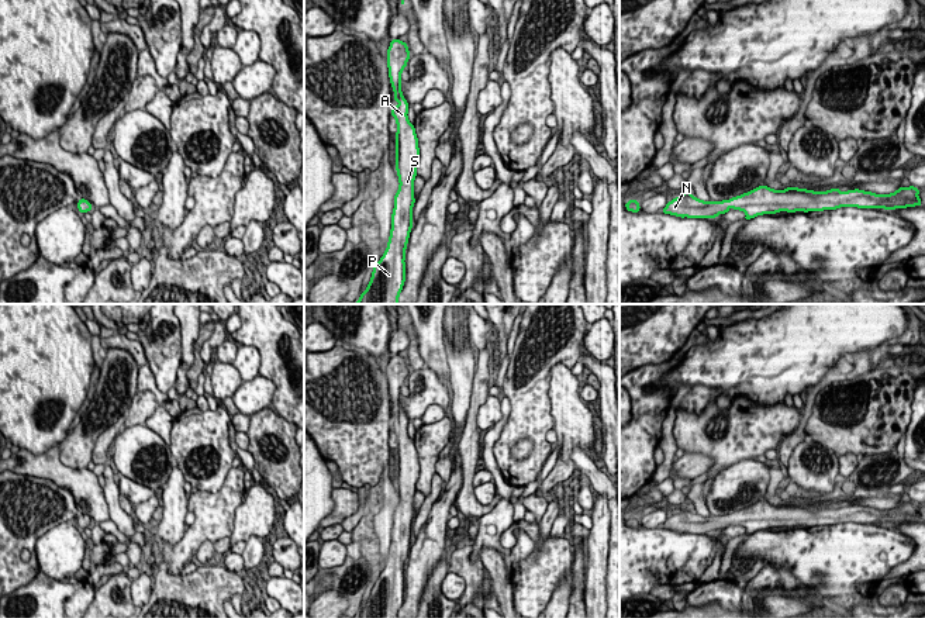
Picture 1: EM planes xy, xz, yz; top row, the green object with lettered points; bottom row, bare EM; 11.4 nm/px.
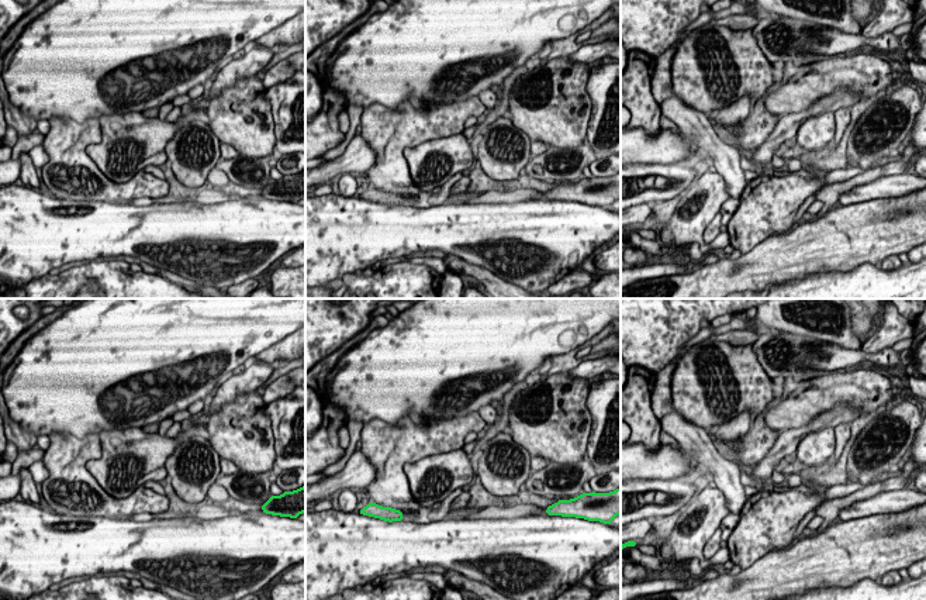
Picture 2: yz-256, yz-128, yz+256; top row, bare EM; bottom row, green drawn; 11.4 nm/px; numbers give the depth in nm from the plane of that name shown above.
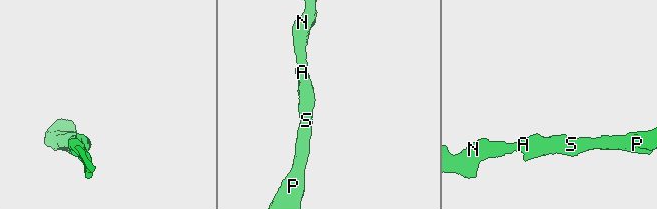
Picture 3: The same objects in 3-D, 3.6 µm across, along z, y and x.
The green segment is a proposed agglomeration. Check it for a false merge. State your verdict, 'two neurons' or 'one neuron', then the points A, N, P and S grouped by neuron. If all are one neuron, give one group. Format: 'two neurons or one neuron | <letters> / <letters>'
one neuron | A N P S

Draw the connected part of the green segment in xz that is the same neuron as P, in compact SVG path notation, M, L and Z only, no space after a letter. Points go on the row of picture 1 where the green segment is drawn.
M393 39L387 49L389 77L396 93L397 107L391 107L391 115L397 124L396 132L396 170L398 190L394 196L391 229L387 248L373 273L366 290L355 304L398 304L398 296L405 282L405 249L413 228L414 179L420 162L418 138L414 124L408 121L410 104L403 97L401 72L407 68L410 51L405 42Z

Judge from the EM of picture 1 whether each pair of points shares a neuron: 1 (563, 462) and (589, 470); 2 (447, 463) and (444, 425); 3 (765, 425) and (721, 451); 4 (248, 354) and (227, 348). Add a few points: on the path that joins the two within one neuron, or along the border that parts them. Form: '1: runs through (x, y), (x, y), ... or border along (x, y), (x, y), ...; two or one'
1: border along (579, 446), (572, 453), (576, 469); two
2: border along (439, 458), (435, 472); two
3: runs through (753, 428), (732, 439); one
4: border along (238, 347), (237, 356), (231, 362); two

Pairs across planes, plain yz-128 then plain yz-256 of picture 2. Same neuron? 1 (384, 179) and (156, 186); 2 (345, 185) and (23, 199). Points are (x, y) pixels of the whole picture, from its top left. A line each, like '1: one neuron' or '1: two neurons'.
1: one neuron
2: two neurons

